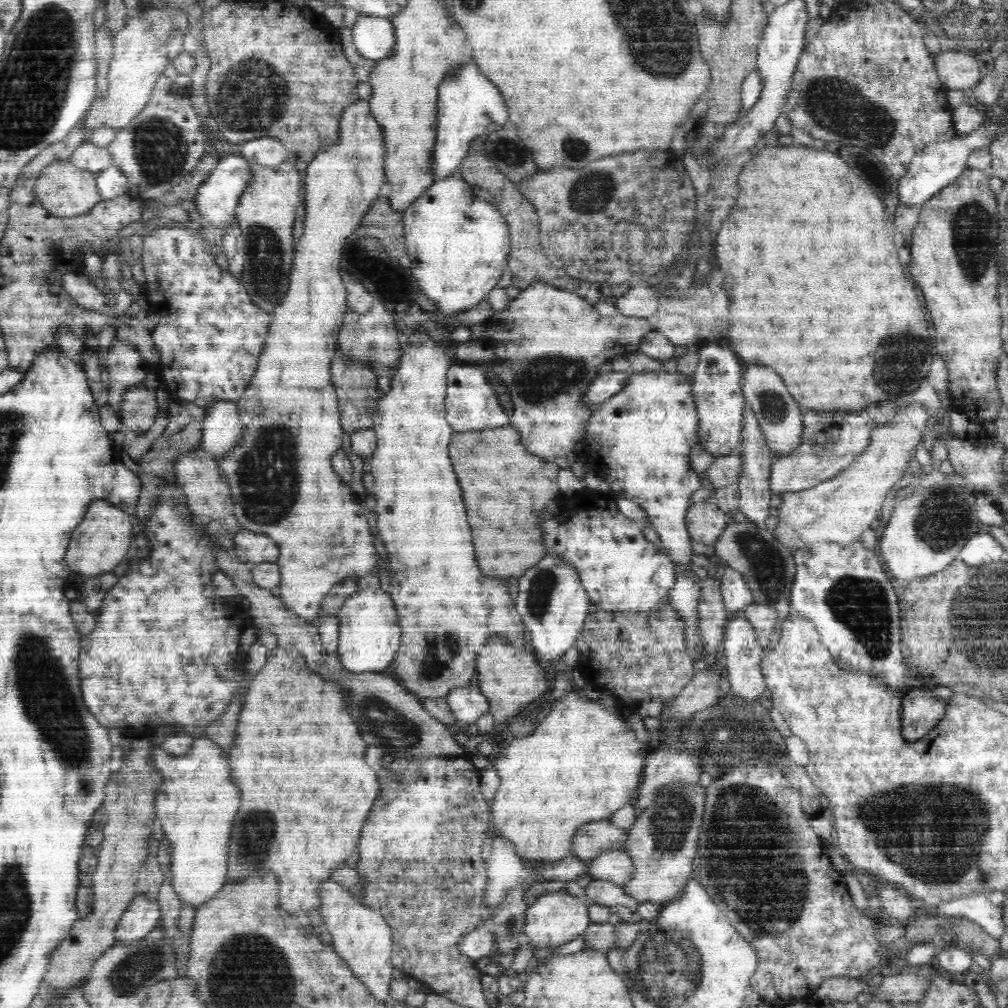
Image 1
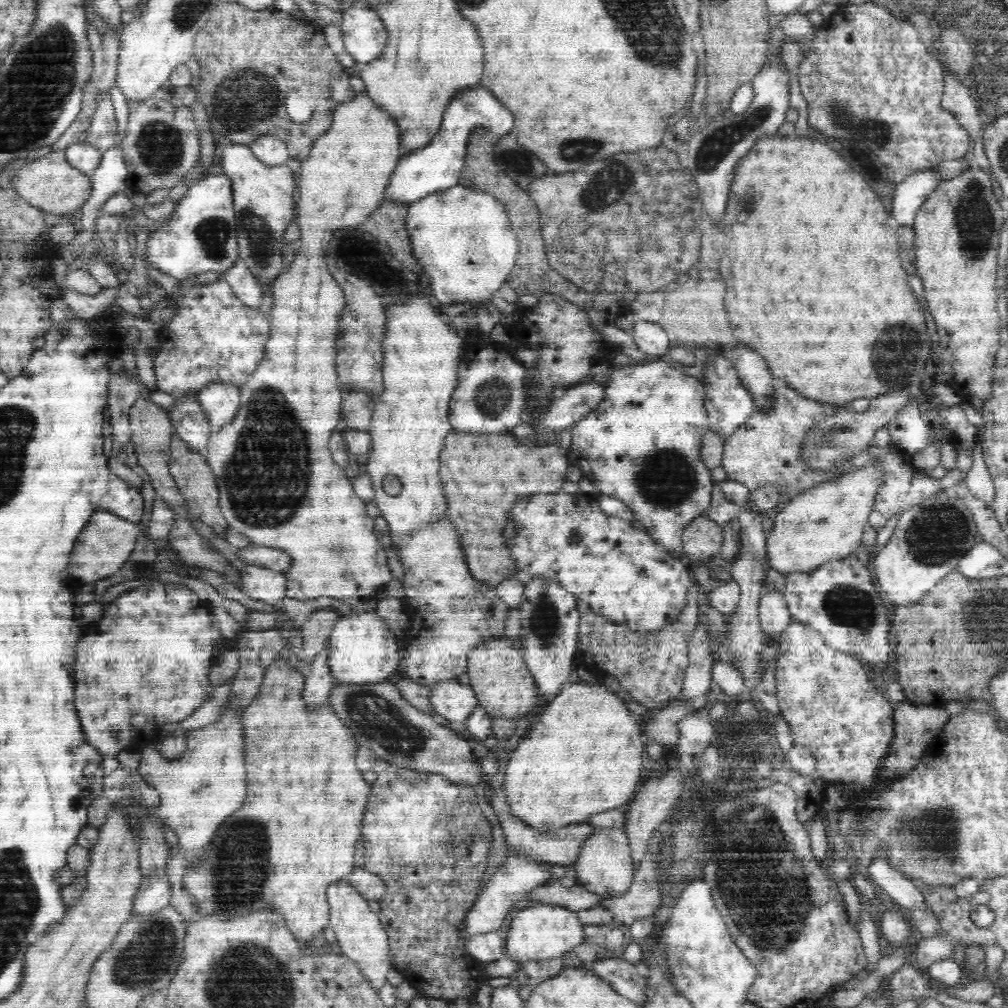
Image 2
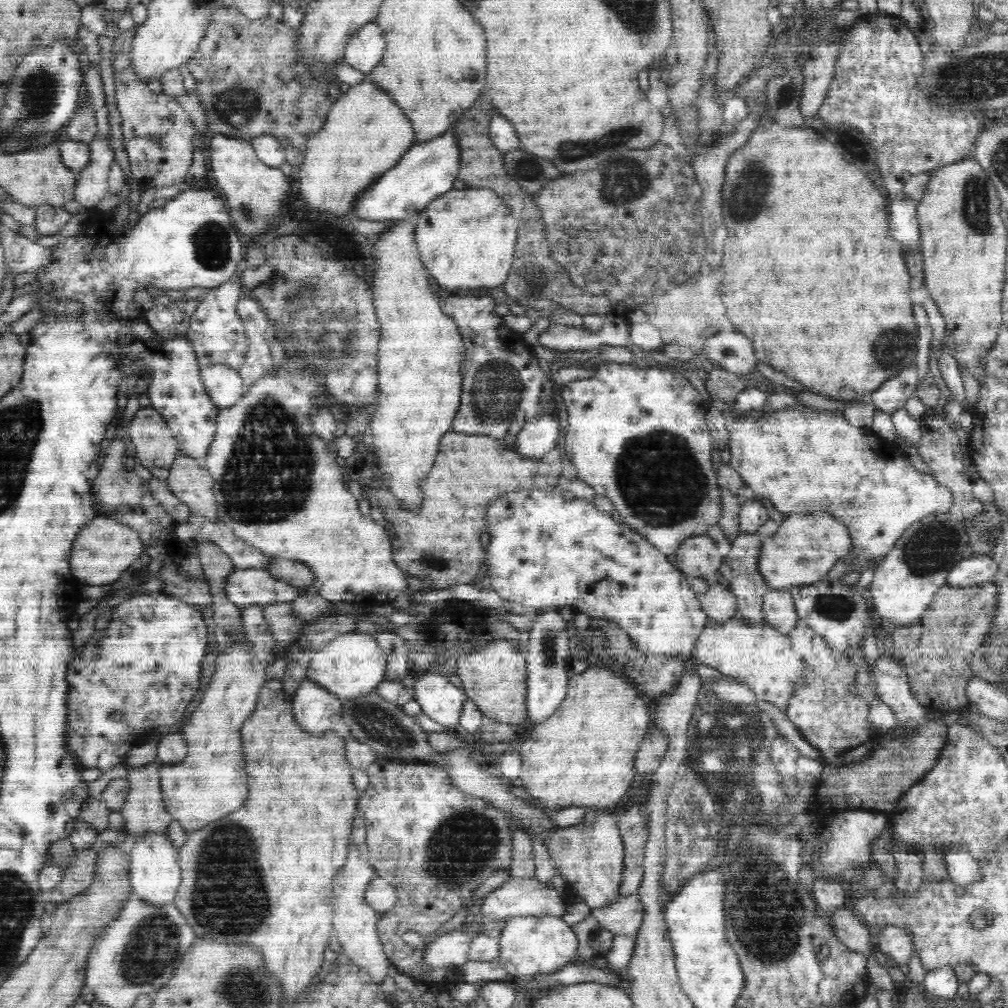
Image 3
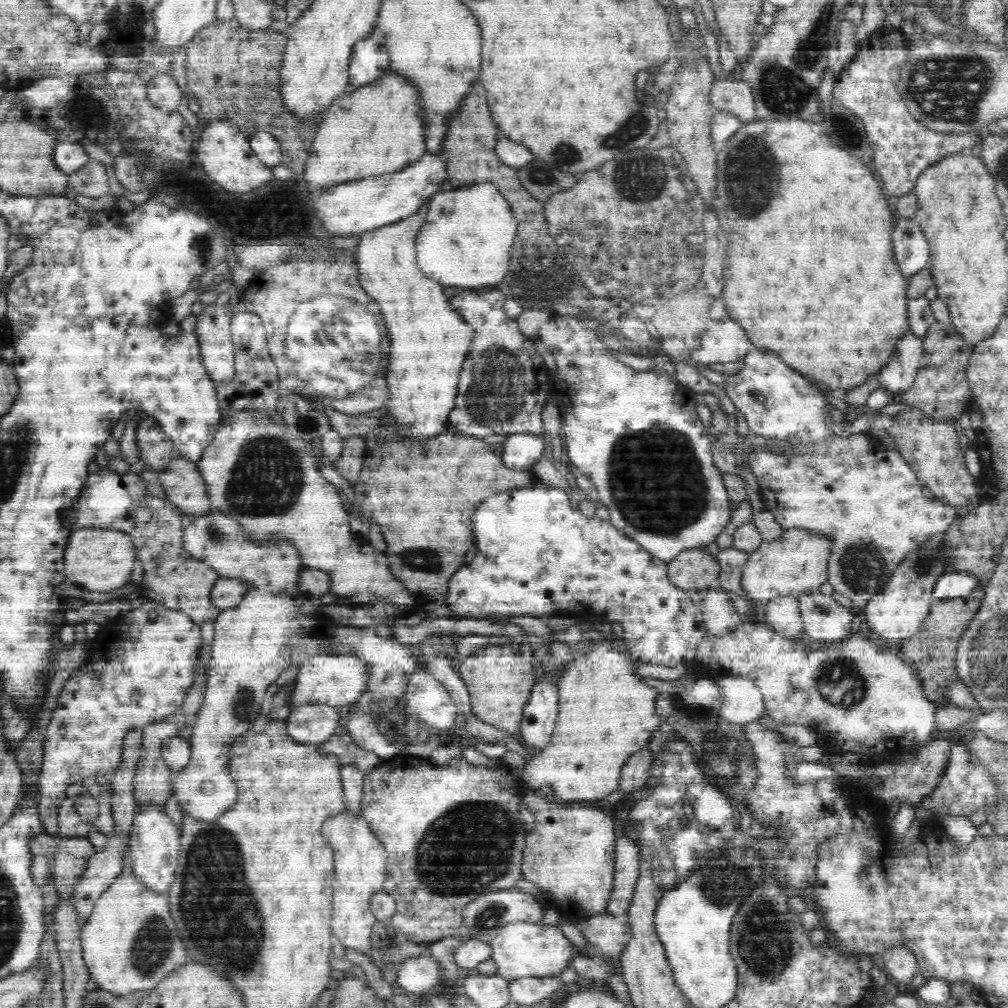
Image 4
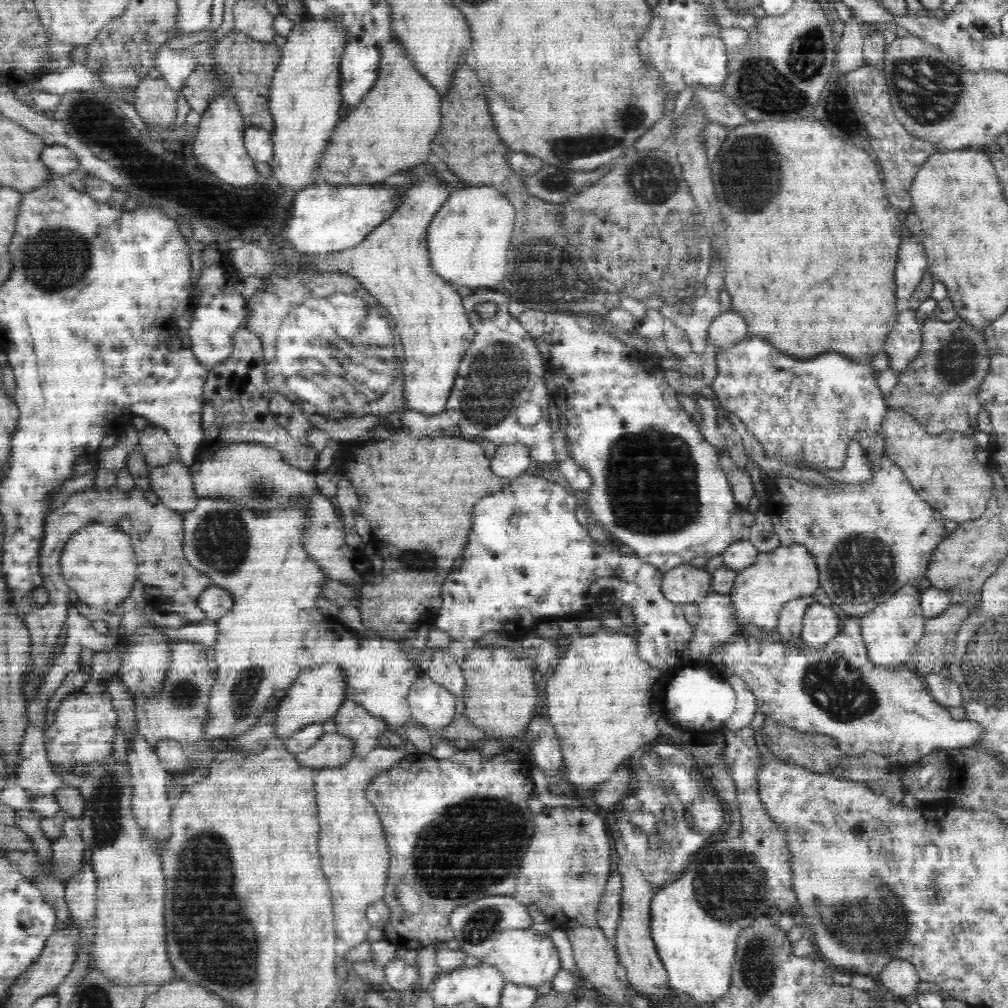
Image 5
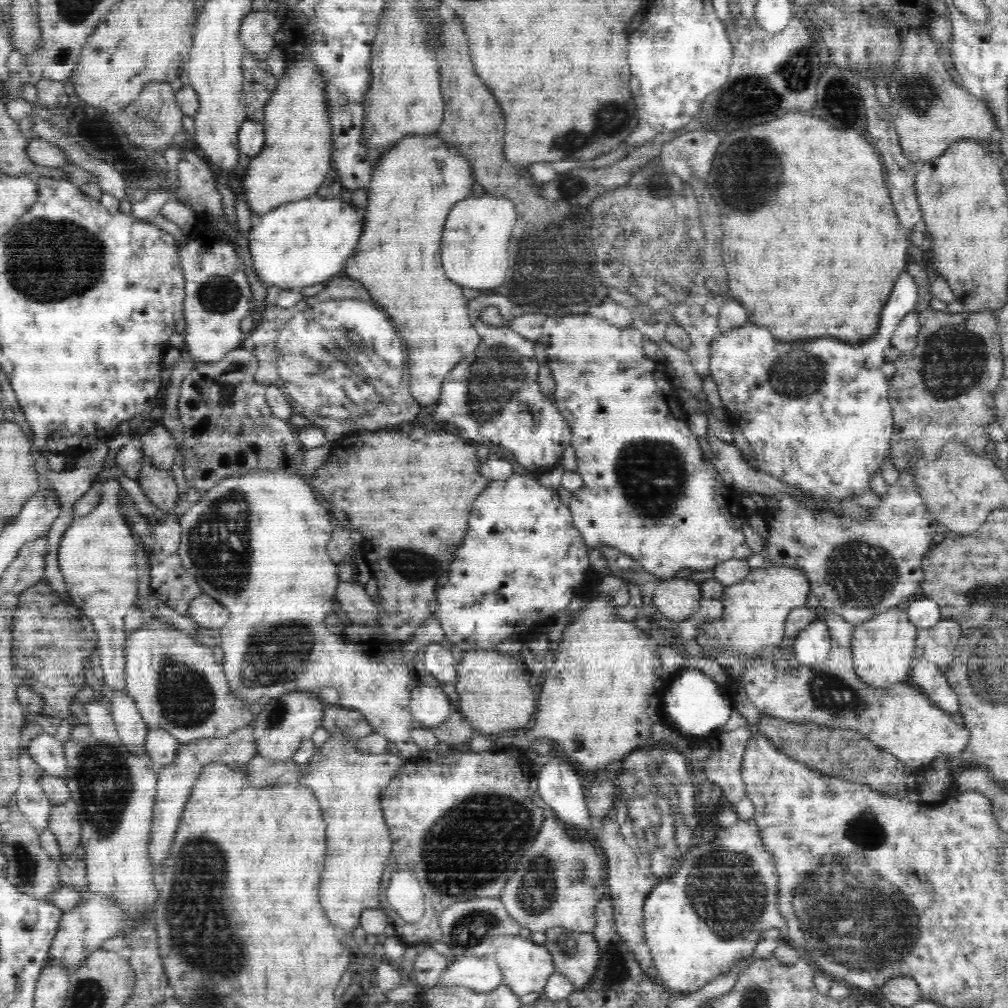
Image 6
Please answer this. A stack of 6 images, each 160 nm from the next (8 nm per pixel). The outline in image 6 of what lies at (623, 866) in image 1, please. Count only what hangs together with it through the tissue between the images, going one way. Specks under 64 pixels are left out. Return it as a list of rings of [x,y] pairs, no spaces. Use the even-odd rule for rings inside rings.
[[[558,817],[545,818],[540,832],[506,881],[499,899],[521,928],[528,928],[532,933],[545,932],[552,927],[592,933],[596,926],[595,908],[605,895],[604,876],[600,876],[602,868],[604,858],[596,854],[594,844],[582,836],[576,838],[569,824]]]

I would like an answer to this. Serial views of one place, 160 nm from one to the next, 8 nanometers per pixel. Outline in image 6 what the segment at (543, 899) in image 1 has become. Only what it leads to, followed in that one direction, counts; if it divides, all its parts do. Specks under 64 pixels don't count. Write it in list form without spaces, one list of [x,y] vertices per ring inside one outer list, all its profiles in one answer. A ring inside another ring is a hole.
[[[516,935],[500,936],[494,940],[494,946],[496,946],[496,962],[502,972],[502,984],[508,986],[518,997],[530,994],[530,992],[543,992],[550,976],[556,973],[553,957],[544,944],[537,944],[530,938]]]

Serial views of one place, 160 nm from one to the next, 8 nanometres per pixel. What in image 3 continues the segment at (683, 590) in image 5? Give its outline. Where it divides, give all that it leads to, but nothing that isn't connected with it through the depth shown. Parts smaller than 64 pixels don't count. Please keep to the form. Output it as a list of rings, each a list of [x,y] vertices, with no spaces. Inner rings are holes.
[[[708,534],[687,537],[673,555],[673,562],[686,577],[714,581],[724,560],[717,544]]]

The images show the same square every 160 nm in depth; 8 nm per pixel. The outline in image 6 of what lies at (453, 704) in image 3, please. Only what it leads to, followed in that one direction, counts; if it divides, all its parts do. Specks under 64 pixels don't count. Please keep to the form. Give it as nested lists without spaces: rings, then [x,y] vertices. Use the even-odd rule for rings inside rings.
[[[420,684],[411,692],[411,713],[426,727],[442,724],[452,714],[452,706],[446,693],[438,686]]]

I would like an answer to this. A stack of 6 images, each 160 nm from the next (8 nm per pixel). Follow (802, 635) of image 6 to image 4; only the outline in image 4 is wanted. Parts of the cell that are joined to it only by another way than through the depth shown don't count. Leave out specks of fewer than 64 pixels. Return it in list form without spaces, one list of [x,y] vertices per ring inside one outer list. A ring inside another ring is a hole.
[[[820,591],[797,597],[804,626],[804,636],[811,644],[848,639],[852,634],[852,614],[848,607],[838,606],[834,597]]]

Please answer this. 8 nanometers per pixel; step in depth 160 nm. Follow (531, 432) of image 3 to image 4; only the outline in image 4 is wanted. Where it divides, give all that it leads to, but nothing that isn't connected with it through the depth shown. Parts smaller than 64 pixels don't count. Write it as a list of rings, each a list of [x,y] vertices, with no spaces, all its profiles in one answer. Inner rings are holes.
[[[514,433],[503,442],[502,462],[506,468],[525,470],[532,468],[542,456],[548,456],[550,443],[548,436]]]

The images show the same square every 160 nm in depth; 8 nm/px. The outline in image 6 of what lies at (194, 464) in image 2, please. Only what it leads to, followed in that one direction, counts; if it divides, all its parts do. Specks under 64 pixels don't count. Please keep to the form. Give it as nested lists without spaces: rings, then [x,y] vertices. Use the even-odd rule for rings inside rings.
[[[146,457],[136,481],[142,492],[146,494],[147,499],[156,508],[171,512],[177,507],[179,489],[171,475],[170,469],[155,468],[148,457]]]

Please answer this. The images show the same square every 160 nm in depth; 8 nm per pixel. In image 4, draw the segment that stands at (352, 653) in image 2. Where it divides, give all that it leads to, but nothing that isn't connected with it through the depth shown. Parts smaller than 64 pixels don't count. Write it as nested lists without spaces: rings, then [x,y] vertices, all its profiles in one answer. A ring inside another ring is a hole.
[[[331,653],[310,656],[310,660],[299,665],[291,696],[291,708],[306,704],[327,704],[335,708],[353,703],[365,690],[368,680],[368,665],[356,655]]]

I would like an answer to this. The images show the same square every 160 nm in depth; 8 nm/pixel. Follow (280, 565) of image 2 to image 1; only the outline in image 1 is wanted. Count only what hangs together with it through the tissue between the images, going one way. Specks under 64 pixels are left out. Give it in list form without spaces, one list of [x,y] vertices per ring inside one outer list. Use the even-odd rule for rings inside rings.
[[[246,529],[238,530],[233,538],[236,557],[248,565],[258,565],[268,561],[277,563],[280,547],[268,535],[252,533]]]

